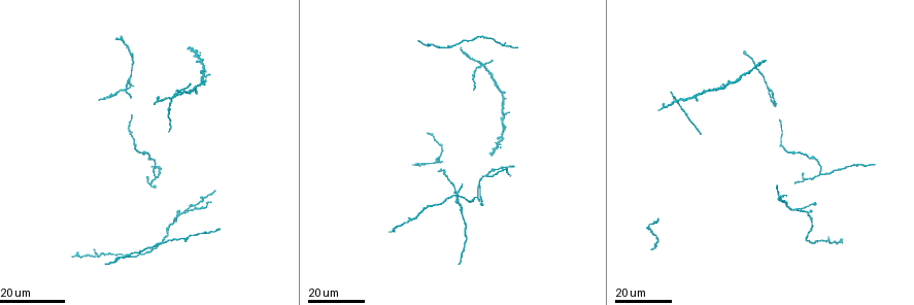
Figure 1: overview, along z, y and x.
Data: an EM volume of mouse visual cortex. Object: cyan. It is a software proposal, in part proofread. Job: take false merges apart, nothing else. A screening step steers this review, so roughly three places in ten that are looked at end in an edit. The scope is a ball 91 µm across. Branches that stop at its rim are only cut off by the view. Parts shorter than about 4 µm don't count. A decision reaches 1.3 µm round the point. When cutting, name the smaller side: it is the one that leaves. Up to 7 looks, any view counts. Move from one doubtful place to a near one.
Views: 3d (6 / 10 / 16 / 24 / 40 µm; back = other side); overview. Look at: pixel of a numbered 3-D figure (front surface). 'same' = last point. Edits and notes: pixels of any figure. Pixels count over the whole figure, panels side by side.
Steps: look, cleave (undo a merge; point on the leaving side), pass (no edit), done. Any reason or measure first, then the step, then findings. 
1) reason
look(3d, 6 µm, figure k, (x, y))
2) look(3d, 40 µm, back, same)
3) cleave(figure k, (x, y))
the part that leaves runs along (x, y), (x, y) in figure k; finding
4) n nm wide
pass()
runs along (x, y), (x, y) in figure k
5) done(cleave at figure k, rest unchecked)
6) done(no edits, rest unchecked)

two arms in line, one across
look(3d, 24 µm, figure 1, (155, 175))

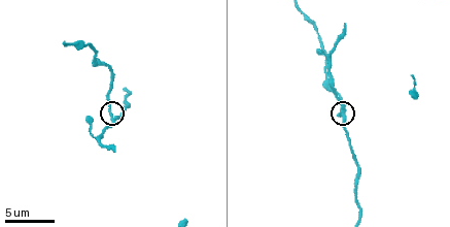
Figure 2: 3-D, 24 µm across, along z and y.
look(3d, 10 µm, figure 2, (110, 120))

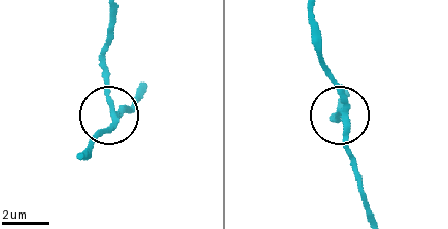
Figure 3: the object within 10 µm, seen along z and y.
pass()
continuous, no second cell

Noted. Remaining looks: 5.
three-way junction
look(3d, 16 µm, figure 1, (489, 174))

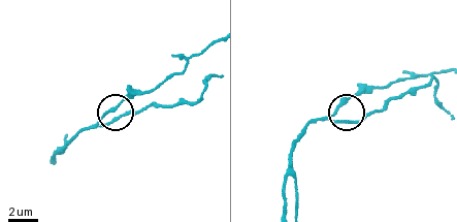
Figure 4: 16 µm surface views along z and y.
zoom in
look(3d, 6 µm, figure 4, (102, 118))

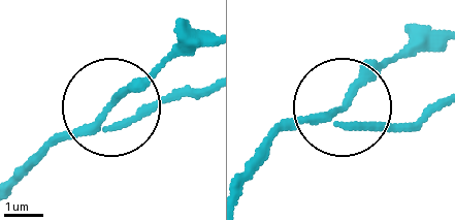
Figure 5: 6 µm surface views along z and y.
3 arms
pass()
all the same cell

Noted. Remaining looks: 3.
side arm on a straight run
look(3d, 24 µm, figure 1, (794, 209))

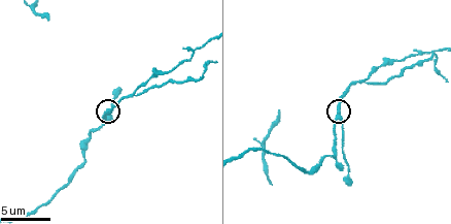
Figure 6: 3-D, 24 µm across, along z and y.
look(3d, 6 µm, figure 6, (339, 116))

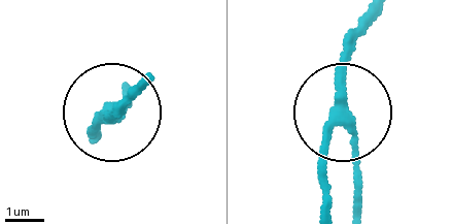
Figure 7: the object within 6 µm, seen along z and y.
3 arms
pass()
continuous, no second cell

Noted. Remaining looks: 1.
done(no edits, rest unchecked)

